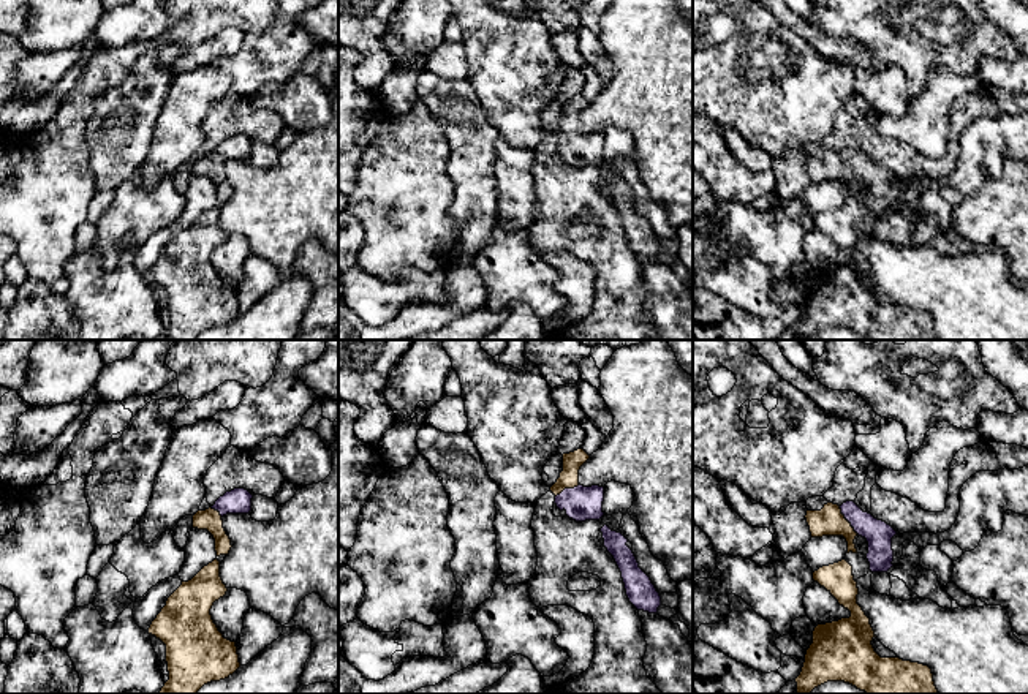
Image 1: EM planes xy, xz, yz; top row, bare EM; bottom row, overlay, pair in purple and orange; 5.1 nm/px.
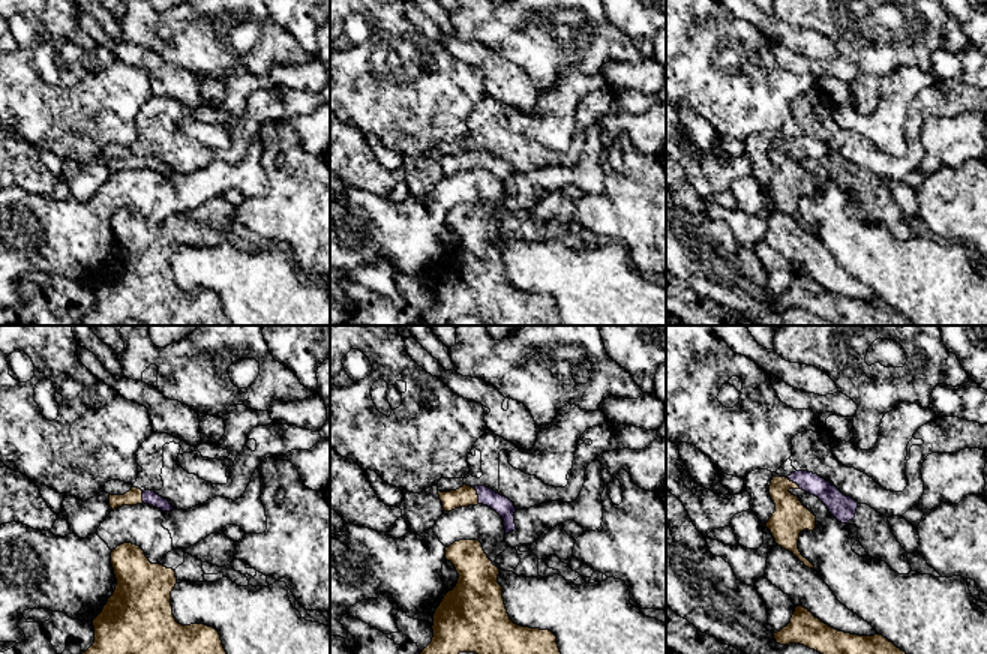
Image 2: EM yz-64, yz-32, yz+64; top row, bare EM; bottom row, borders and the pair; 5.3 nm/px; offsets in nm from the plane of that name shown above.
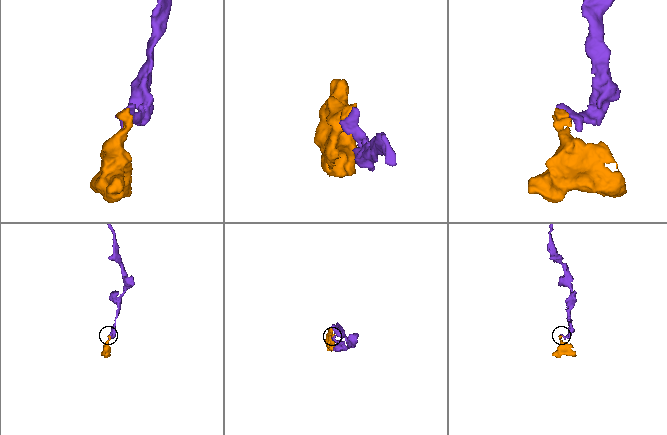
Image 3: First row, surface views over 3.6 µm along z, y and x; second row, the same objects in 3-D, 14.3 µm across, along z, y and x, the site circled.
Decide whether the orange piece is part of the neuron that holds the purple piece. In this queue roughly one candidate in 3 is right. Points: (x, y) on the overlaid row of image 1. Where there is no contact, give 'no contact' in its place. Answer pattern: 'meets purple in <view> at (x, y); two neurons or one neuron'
meets purple in yz at (846, 519); one neuron

